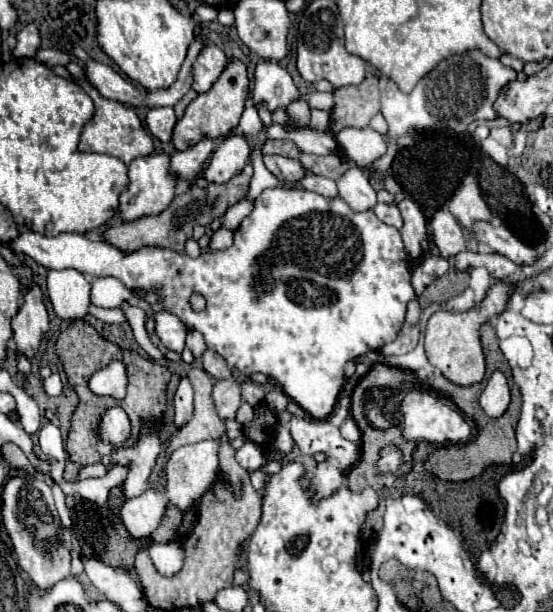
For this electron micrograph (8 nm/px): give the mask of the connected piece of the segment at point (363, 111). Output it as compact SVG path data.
M366 77L356 87L342 87L334 91L334 111L330 131L344 127L368 127L374 113L380 111L378 77Z

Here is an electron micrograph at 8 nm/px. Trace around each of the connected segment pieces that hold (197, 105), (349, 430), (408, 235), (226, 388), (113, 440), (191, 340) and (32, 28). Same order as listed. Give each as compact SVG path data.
M230 61L224 73L218 77L218 81L212 85L210 91L198 95L186 109L184 117L176 123L174 135L172 135L172 145L178 151L184 151L192 145L196 145L202 139L218 139L228 135L242 117L244 103L248 99L248 75L246 75L246 65L240 61Z
M346 417L346 421L340 425L340 433L342 433L342 437L344 437L344 439L358 443L360 433L358 433L358 427L354 425L354 419L352 419L352 417Z
M406 197L398 203L398 209L402 213L404 219L404 227L402 227L402 239L406 245L406 251L412 259L420 257L422 249L420 243L422 239L426 239L426 217L422 215L420 207L416 205L416 201L412 197Z
M234 377L216 381L212 397L214 397L214 403L216 403L216 413L222 421L236 419L236 411L240 409L242 397L240 397L240 385Z
M110 407L102 413L100 423L94 429L96 437L112 447L124 447L130 439L130 419L122 407Z
M190 331L190 333L188 333L188 339L186 339L186 347L194 353L194 357L200 357L200 355L204 353L204 349L206 349L206 343L204 343L202 333Z
M34 23L26 25L18 35L16 35L16 47L12 50L12 56L15 59L35 58L36 51L40 49L40 31Z

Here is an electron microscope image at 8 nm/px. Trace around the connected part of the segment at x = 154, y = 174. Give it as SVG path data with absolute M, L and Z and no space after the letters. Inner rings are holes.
M152 153L146 157L138 157L128 165L128 187L120 193L120 207L118 207L120 219L136 221L146 215L158 215L162 213L162 209L166 209L166 205L170 205L170 201L174 199L176 177L170 175L168 159L170 157L166 153L160 155Z

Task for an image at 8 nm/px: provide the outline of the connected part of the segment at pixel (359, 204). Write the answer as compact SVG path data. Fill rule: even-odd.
M360 167L348 169L338 179L338 195L354 211L366 211L366 209L372 209L376 205L376 191L368 183L366 171Z

